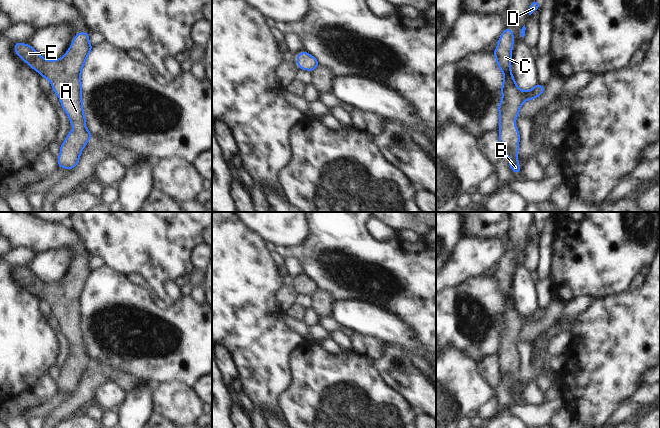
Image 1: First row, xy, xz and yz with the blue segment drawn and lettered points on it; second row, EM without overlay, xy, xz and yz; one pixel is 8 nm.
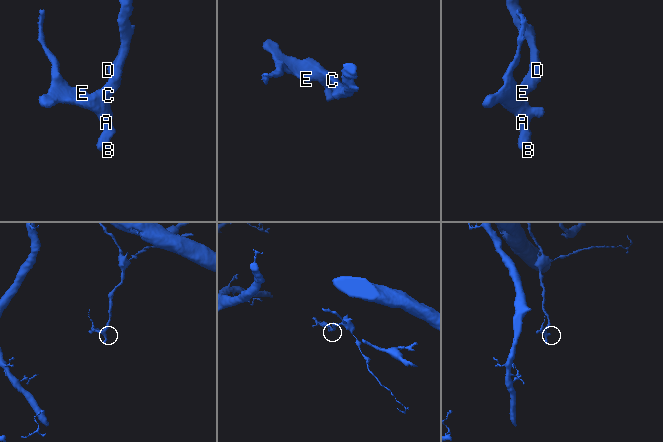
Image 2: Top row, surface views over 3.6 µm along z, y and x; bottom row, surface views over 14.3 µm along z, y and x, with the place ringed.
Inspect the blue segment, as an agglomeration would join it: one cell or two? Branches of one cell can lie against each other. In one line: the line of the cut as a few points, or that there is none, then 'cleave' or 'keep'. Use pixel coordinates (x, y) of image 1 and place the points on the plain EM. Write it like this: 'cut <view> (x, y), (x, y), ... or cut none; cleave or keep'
cut none; keep

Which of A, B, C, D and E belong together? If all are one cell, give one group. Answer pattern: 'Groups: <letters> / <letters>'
Groups: A B C D E.

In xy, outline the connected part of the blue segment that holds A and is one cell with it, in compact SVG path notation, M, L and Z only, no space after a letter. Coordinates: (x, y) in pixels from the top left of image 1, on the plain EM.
M89 256L77 257L69 273L58 283L48 284L42 281L30 268L15 266L14 275L19 282L37 295L41 301L46 302L52 309L52 314L58 320L61 331L67 338L73 353L68 357L64 366L60 369L60 378L56 382L58 391L72 394L79 387L84 371L90 365L92 357L86 351L86 341L82 324L81 297L83 291L94 270L90 268Z

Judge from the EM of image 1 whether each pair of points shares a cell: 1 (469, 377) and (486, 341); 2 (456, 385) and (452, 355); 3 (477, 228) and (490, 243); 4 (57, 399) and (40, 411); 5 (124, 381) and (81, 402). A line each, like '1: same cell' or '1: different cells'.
1: different cells
2: same cell
3: different cells
4: same cell
5: same cell

